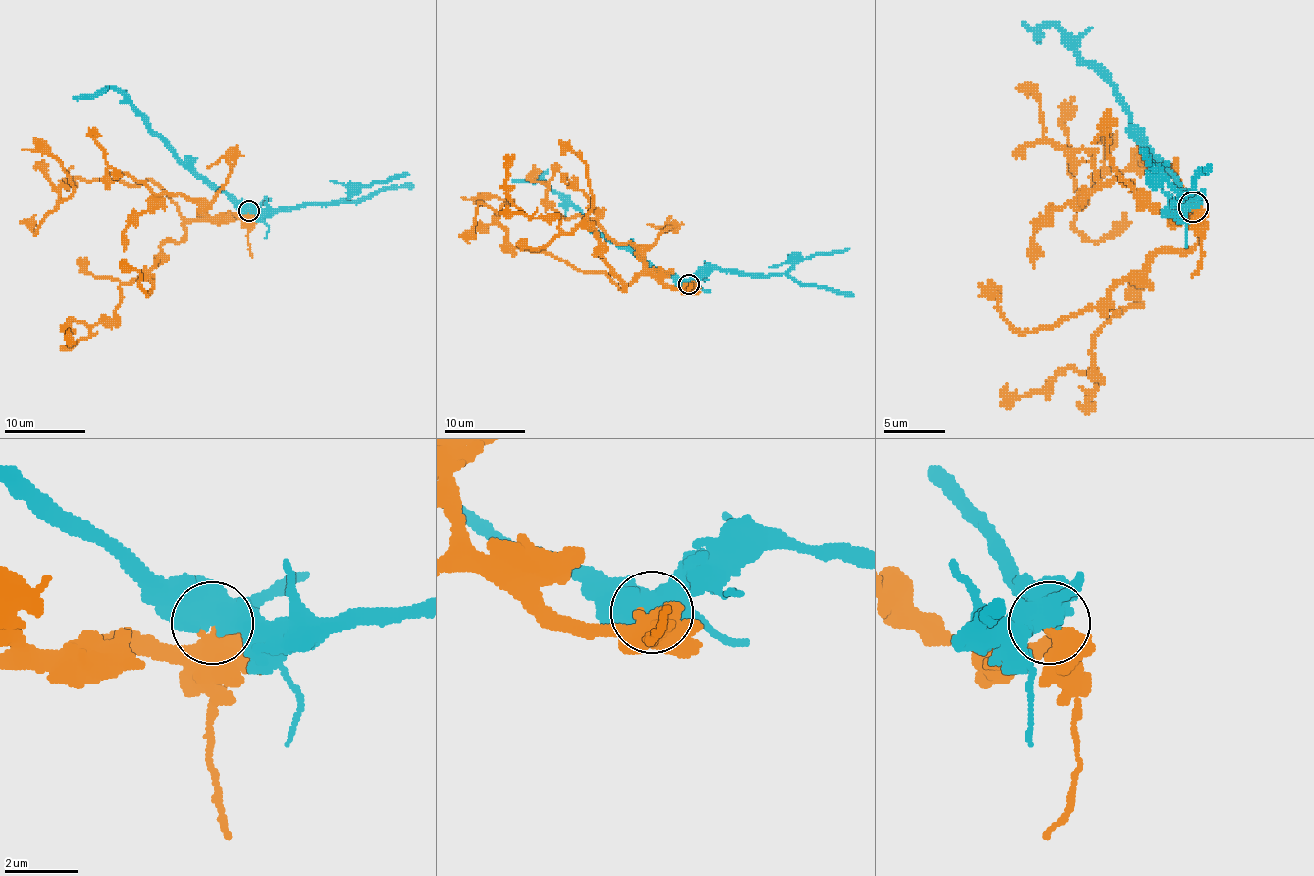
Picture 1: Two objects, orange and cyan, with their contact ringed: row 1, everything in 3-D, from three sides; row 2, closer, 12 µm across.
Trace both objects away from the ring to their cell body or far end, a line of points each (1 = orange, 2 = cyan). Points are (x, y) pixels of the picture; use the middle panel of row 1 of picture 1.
1: (688, 283), (665, 288), (639, 275), (624, 288), (604, 273), (516, 248), (498, 214), (510, 199), (461, 197)
2: (688, 283), (677, 283), (663, 271), (649, 267), (626, 248), (594, 233), (584, 216), (541, 182), (512, 180)

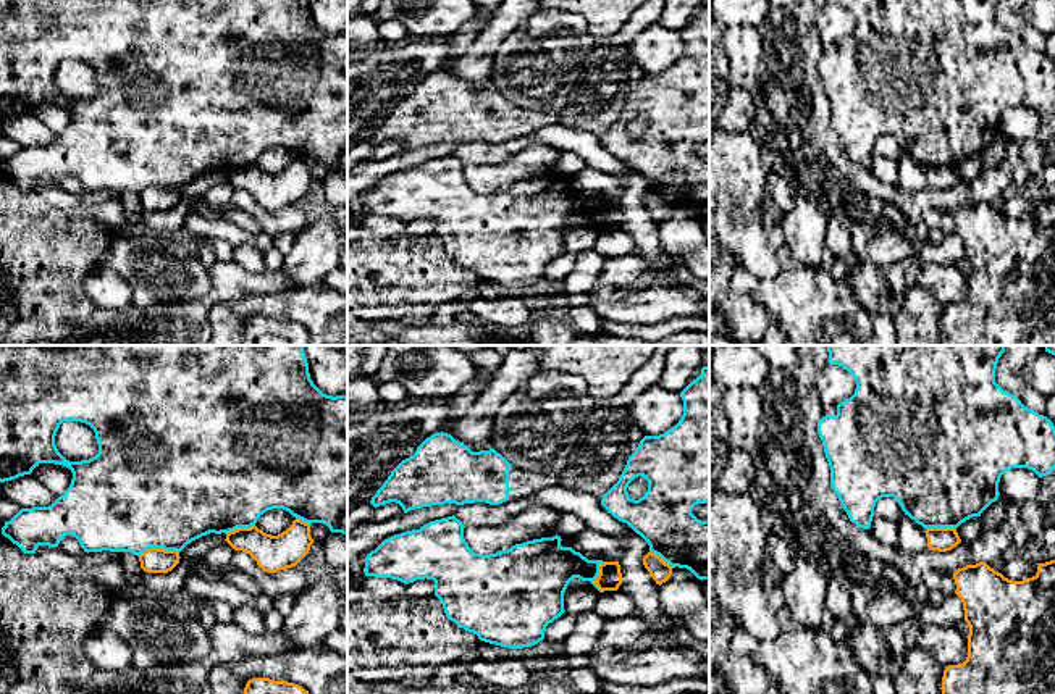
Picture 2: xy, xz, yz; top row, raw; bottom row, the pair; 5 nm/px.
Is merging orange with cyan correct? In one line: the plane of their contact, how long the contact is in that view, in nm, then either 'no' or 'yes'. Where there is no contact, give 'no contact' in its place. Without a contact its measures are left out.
meets orange in xy; contact 200 nm long; no

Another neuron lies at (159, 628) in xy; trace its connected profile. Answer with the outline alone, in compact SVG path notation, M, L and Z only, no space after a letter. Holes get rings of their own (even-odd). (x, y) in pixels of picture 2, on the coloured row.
M139 587L128 597L113 597L100 626L115 633L128 646L132 665L137 668L199 660L212 652L199 605L192 596L184 592L160 594Z

